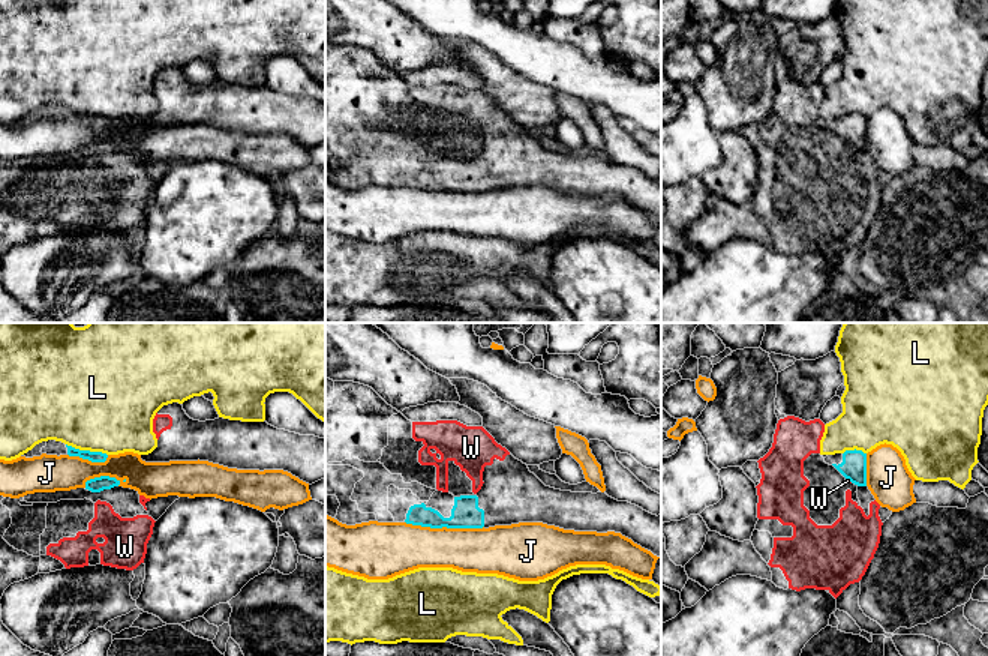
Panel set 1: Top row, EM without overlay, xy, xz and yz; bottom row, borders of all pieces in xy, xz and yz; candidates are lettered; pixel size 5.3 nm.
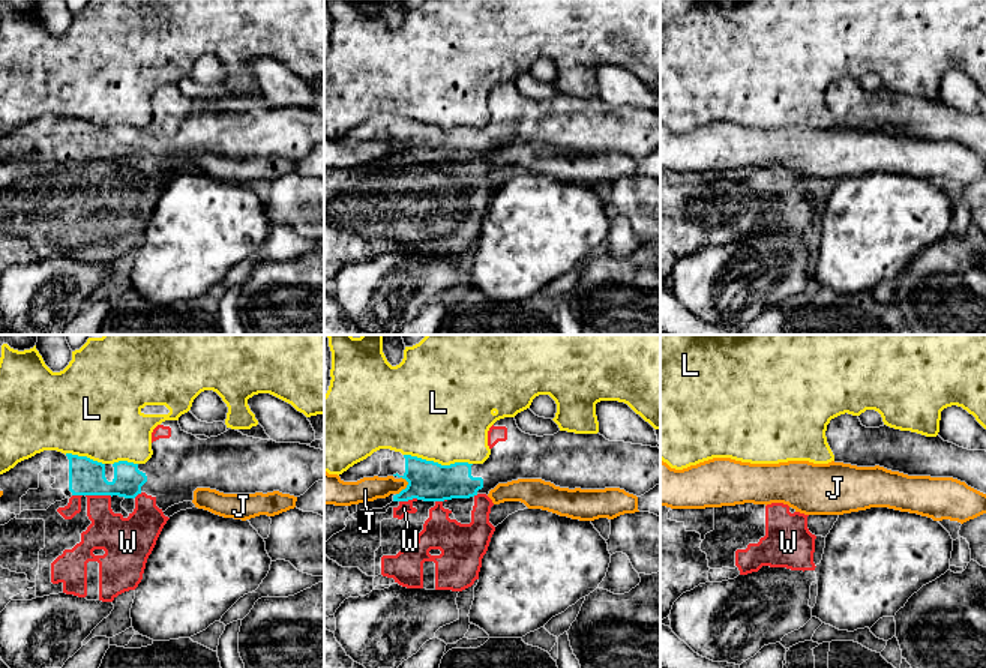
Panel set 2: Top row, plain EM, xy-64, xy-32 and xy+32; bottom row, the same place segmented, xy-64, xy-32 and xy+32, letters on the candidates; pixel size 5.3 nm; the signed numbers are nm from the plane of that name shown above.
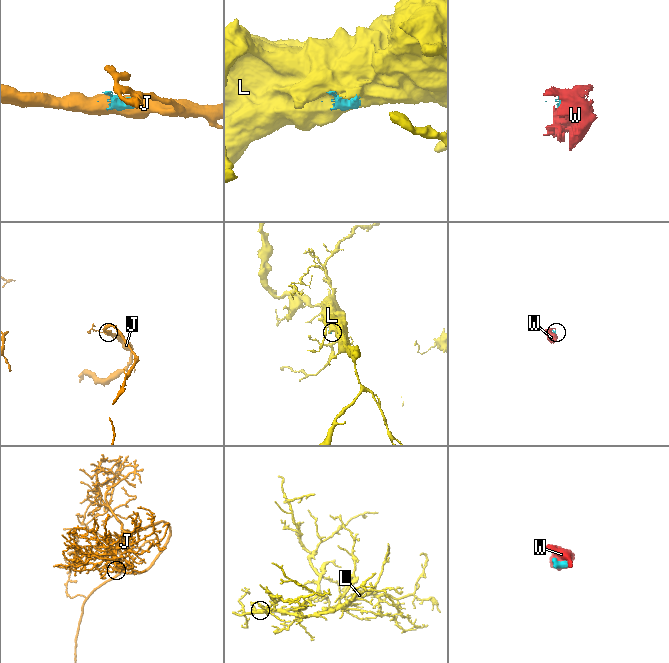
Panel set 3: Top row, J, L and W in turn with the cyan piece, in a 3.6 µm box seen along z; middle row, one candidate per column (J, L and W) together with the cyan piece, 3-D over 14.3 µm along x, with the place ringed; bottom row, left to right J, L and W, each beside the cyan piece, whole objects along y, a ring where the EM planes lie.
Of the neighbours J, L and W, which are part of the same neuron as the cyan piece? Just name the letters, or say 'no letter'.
W

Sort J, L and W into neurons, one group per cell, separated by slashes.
J / L / W

